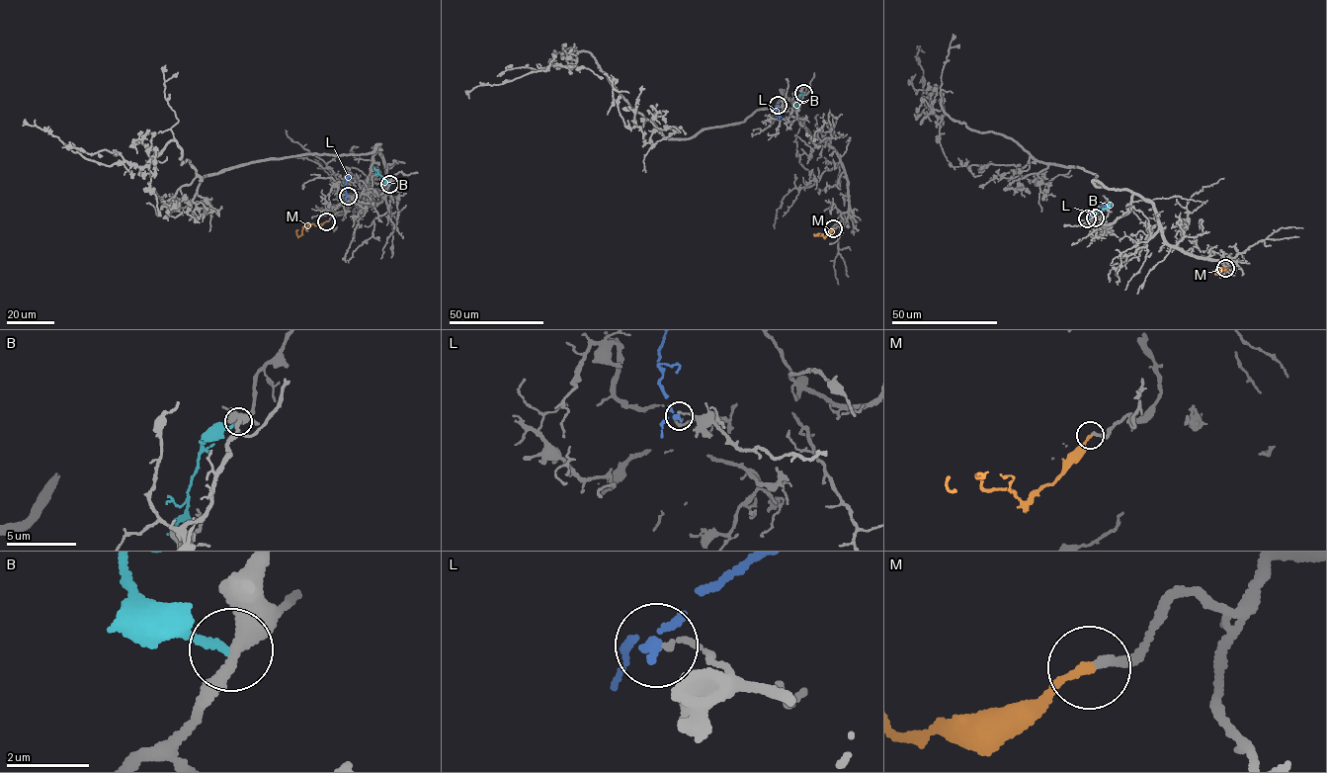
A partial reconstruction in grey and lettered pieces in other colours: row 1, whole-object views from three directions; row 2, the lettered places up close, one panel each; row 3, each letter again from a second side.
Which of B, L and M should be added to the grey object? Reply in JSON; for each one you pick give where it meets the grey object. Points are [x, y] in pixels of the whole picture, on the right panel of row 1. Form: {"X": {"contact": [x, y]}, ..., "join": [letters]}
{"M": {"contact": [1225, 268]}, "join": ["M"]}

